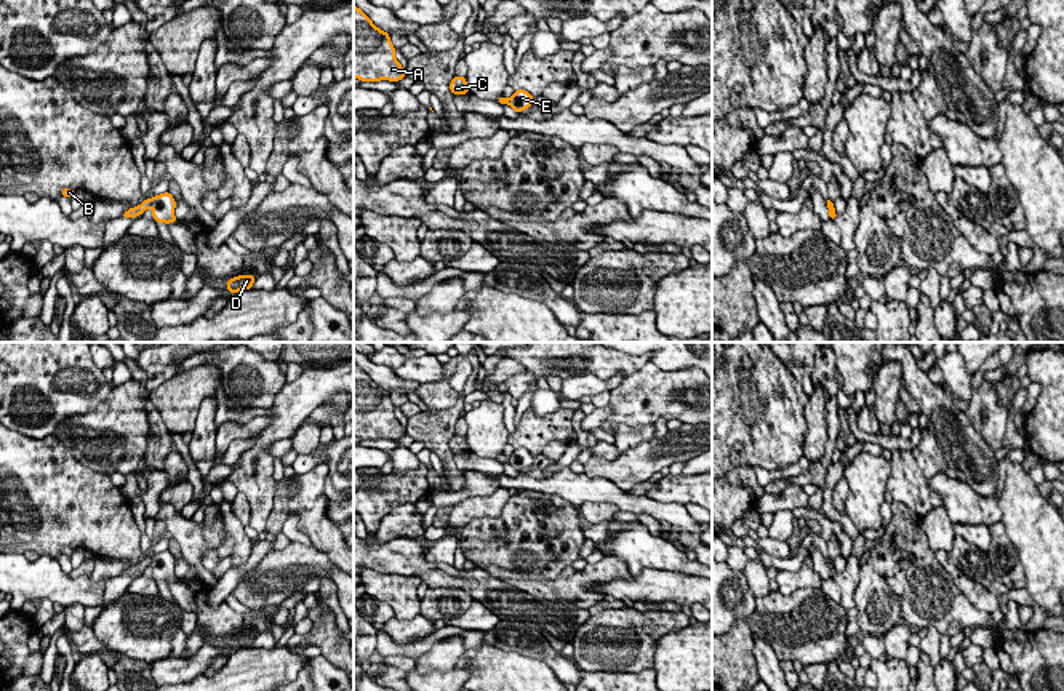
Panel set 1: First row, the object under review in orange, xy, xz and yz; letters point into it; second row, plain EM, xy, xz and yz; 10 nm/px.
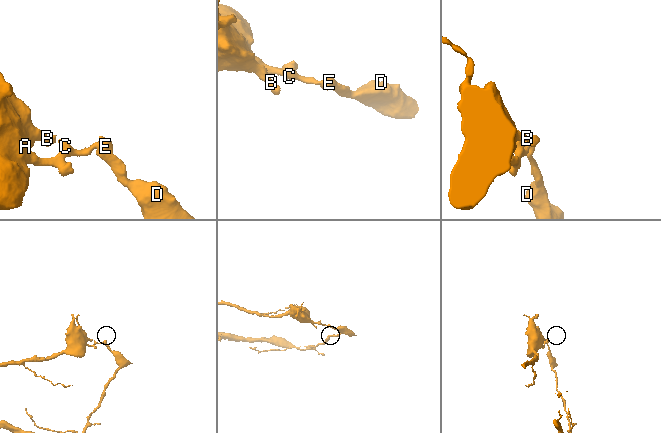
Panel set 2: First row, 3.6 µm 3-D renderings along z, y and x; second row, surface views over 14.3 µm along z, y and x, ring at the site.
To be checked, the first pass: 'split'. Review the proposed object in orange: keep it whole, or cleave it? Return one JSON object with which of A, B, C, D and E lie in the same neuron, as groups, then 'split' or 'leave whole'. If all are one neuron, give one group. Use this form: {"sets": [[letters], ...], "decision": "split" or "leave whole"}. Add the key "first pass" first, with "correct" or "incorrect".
{"first pass": "correct", "sets": [["A", "B", "C"], ["D", "E"]], "decision": "split"}

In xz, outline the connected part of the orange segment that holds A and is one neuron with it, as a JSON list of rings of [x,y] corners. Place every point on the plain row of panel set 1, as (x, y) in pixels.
[[[354,363],[354,437],[362,440],[398,440],[406,427],[395,417],[390,393]]]

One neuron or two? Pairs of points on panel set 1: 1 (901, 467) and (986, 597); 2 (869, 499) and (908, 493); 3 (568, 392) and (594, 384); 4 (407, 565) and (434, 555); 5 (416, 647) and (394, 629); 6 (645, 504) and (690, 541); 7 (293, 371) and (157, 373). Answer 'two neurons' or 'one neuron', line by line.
1: two neurons
2: two neurons
3: one neuron
4: two neurons
5: two neurons
6: one neuron
7: two neurons

